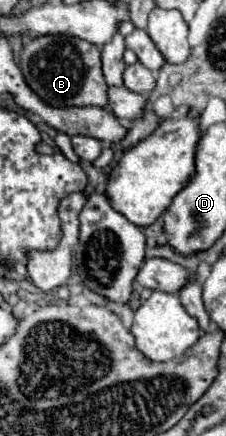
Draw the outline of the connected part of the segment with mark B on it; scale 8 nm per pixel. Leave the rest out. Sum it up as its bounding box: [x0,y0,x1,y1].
[21,35,107,107]

